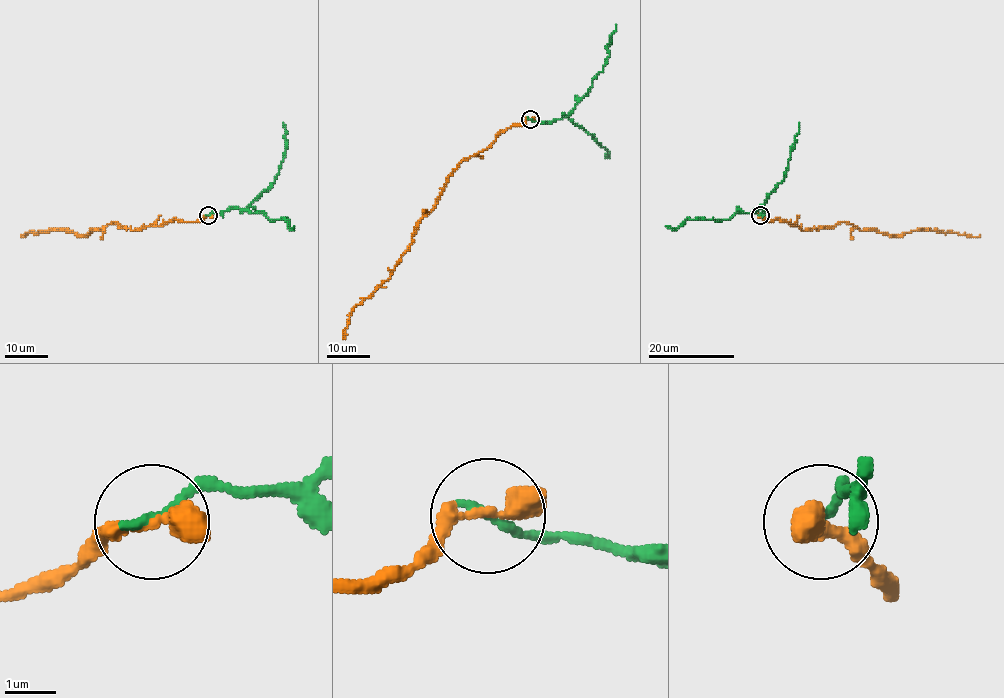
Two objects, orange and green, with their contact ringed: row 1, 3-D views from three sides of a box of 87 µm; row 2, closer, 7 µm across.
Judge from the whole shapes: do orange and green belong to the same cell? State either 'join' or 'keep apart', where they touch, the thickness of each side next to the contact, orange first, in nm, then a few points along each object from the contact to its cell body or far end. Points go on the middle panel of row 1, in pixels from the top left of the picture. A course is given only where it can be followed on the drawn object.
join; place (530, 119); calibres 340 and 190 nm; course orange (529, 119), (501, 130), (491, 145), (459, 163), (436, 205), (421, 220), (392, 275), (353, 309), (344, 339); course green (529, 119), (552, 122), (567, 115), (602, 70), (609, 55), (607, 45), (616, 24)

